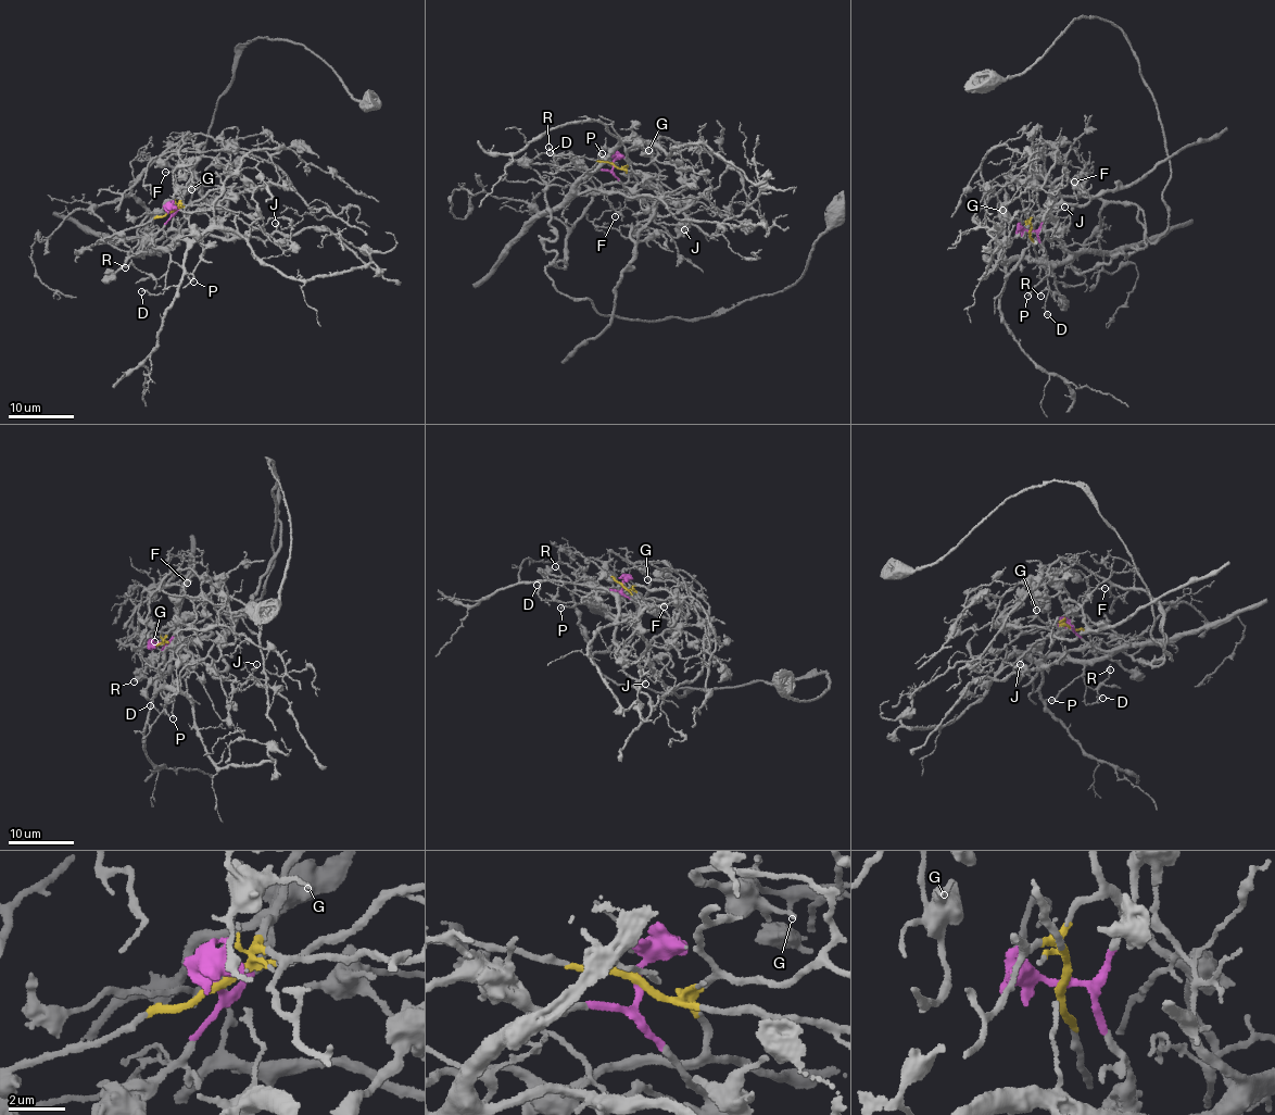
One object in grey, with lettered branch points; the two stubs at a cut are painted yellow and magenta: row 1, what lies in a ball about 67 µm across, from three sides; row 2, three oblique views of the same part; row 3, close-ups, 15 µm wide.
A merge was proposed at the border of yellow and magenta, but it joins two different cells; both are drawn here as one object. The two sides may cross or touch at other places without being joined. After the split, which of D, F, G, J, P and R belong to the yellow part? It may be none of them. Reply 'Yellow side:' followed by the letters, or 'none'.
Yellow side: G

